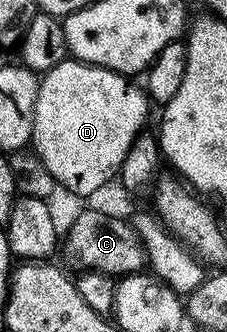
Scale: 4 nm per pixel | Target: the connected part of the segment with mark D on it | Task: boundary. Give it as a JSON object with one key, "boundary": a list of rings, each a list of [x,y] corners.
{"boundary":[[[66,60],[55,64],[50,70],[44,71],[40,75],[37,83],[37,99],[35,100],[35,112],[33,113],[33,136],[31,139],[32,149],[47,164],[47,172],[55,179],[58,187],[63,191],[70,190],[73,194],[93,194],[96,190],[101,190],[109,181],[114,181],[115,175],[120,171],[123,160],[131,148],[131,144],[136,140],[137,135],[146,129],[145,117],[149,114],[151,99],[140,85],[129,86],[130,79],[124,74],[117,74],[114,70],[104,70],[102,66],[90,66],[88,62],[78,62],[76,60]]]}

